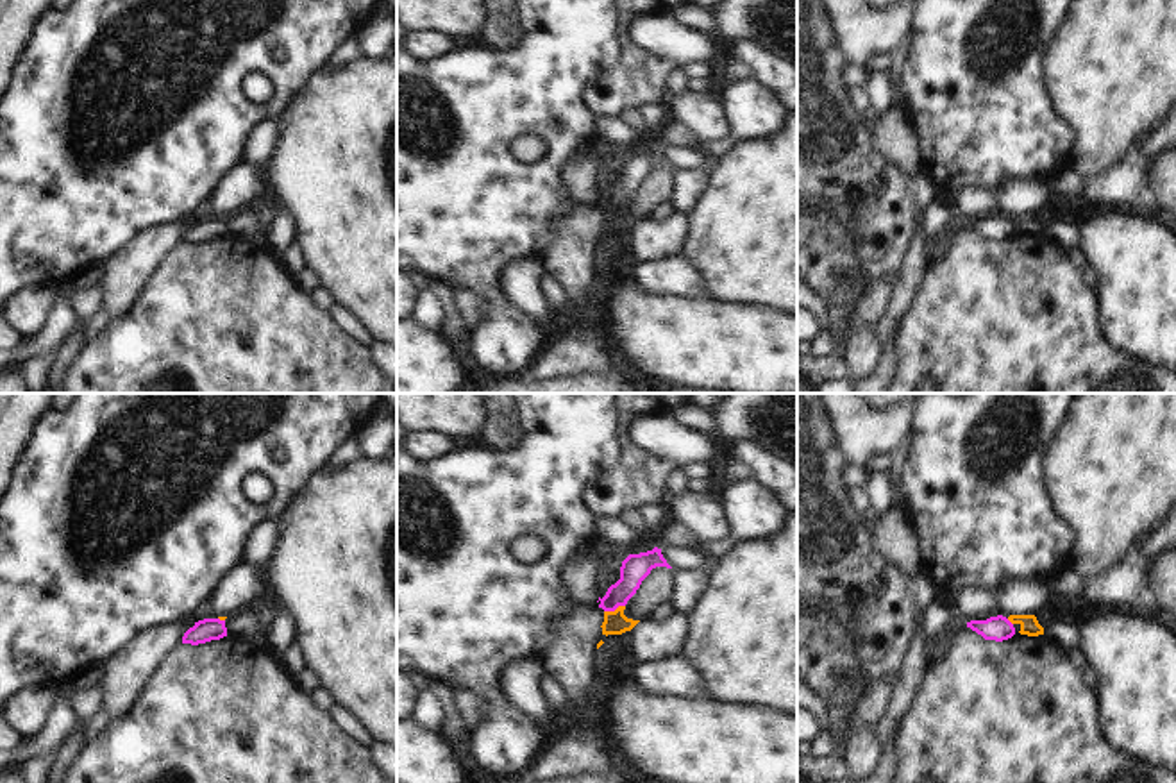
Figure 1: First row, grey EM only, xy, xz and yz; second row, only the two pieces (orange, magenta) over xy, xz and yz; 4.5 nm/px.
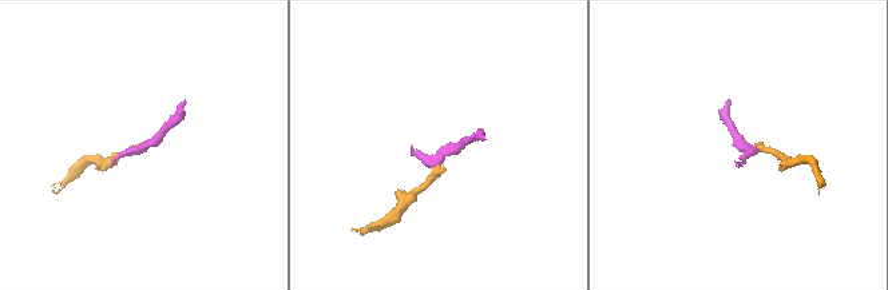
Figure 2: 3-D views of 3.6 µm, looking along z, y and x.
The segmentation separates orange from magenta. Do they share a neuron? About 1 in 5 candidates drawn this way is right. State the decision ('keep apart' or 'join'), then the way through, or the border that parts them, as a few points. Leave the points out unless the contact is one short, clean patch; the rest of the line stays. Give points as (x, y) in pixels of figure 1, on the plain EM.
keep apart | along xz (624, 204), (604, 211)

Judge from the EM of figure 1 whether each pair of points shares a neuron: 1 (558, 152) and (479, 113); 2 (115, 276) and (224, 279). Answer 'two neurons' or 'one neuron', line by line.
1: one neuron
2: two neurons

